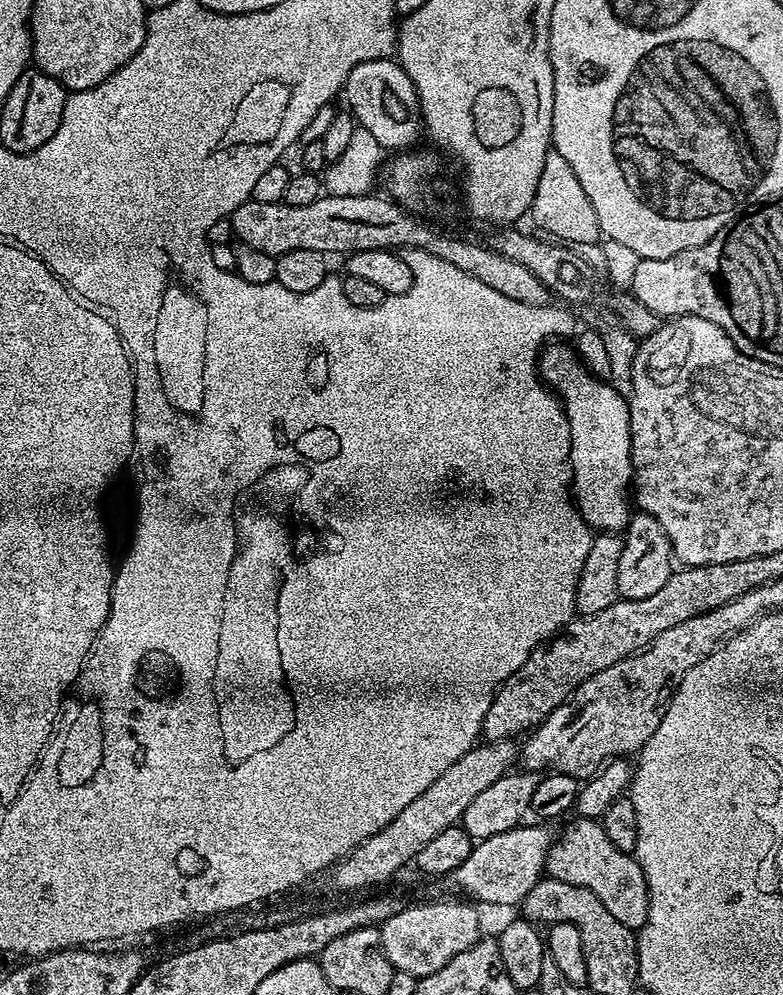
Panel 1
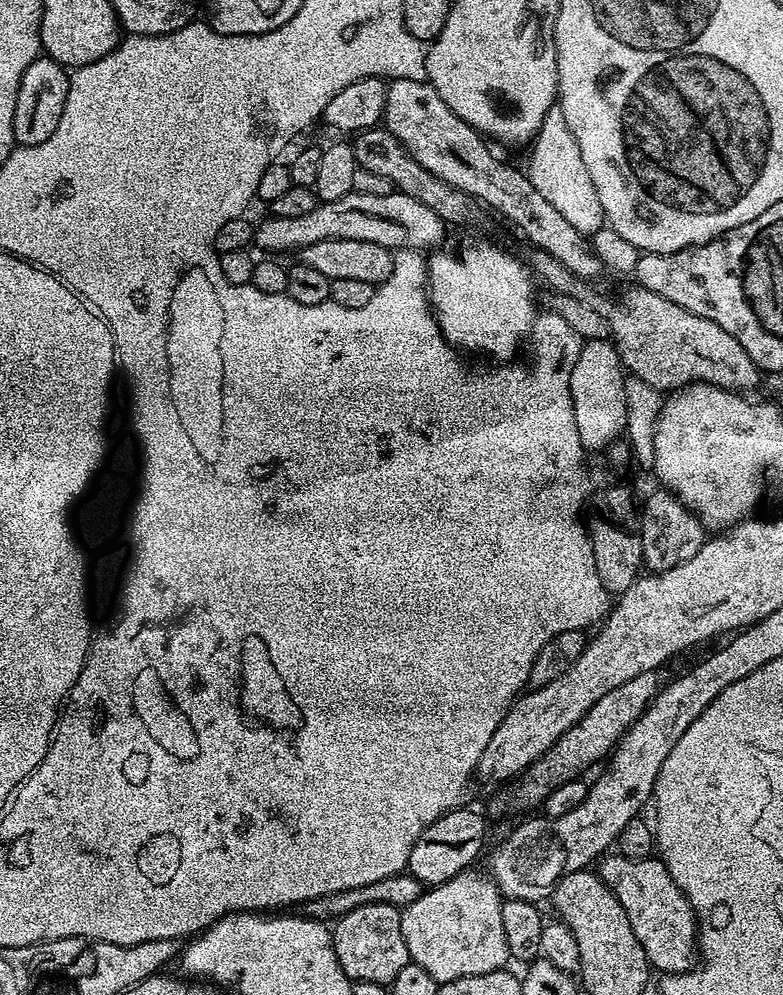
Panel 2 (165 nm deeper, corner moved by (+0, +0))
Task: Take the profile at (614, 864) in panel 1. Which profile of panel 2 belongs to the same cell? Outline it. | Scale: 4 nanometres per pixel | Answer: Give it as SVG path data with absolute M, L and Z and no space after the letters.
M608 854L599 861L598 875L606 886L622 902L630 926L634 926L634 938L642 942L646 958L653 969L660 974L690 972L696 964L698 942L698 921L696 912L690 906L683 890L670 878L663 860L649 858L631 860L619 854Z

